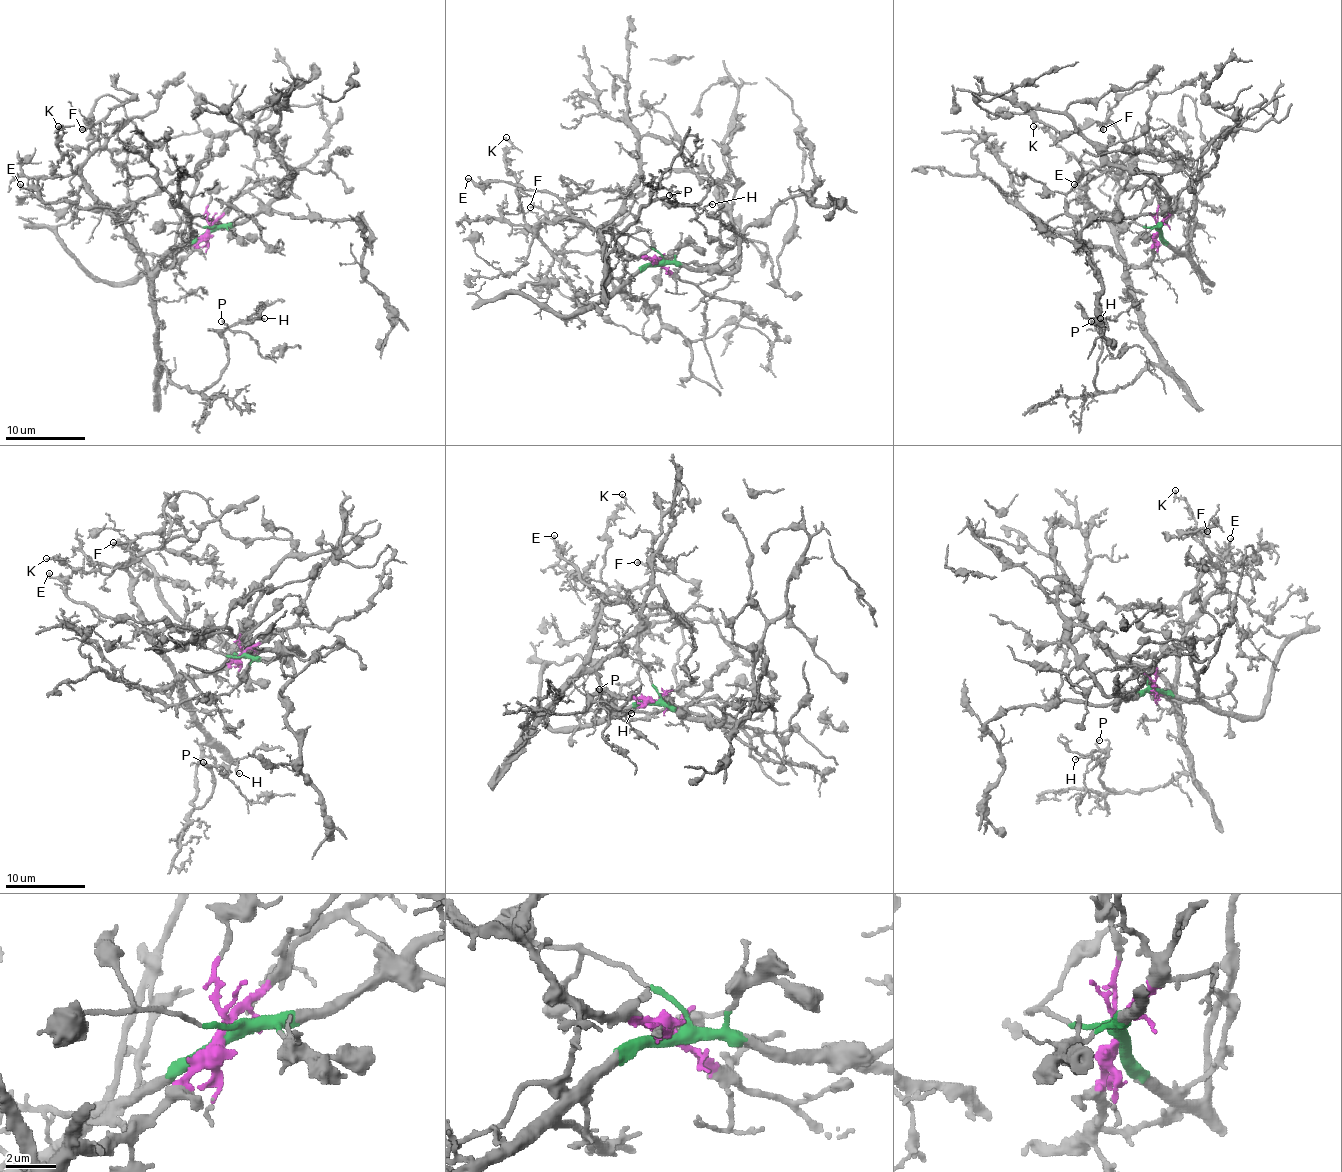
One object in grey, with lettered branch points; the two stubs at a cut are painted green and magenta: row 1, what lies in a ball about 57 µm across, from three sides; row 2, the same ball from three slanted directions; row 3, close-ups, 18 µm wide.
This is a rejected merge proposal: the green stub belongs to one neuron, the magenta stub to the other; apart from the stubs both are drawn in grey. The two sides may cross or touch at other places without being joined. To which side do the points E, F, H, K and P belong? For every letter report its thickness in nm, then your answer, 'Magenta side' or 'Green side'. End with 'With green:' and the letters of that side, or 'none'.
E: Thickness 180 nm. Magenta side
F: Thickness 200 nm. Magenta side
H: Thickness 120 nm. Magenta side
K: Thickness 130 nm. Magenta side
P: Thickness 140 nm. Magenta side
With green: none

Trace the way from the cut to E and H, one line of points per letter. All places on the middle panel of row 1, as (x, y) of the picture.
E: (657, 262), (633, 258), (607, 232), (581, 222), (547, 192), (489, 180), (473, 184), (467, 178)
H: (657, 262), (601, 236), (605, 262), (637, 214), (661, 198), (713, 204)

